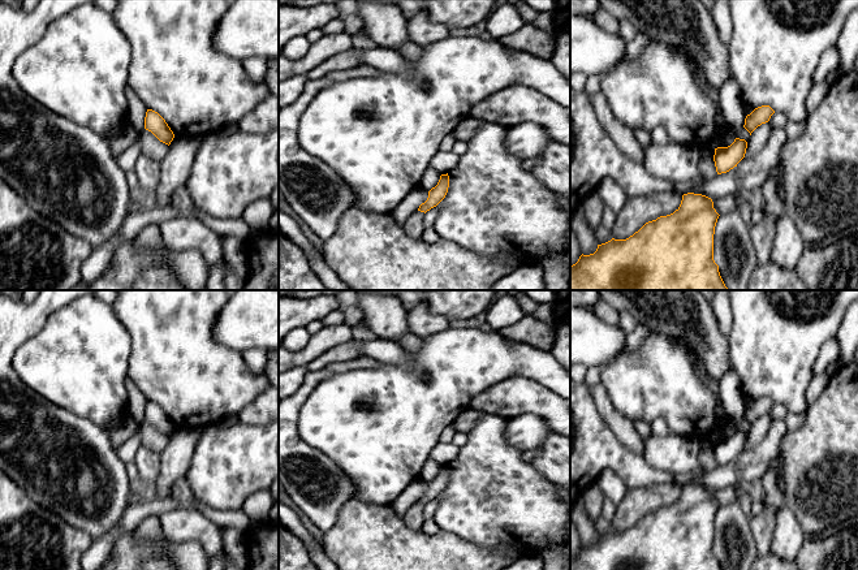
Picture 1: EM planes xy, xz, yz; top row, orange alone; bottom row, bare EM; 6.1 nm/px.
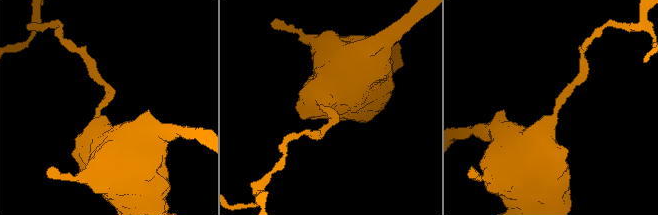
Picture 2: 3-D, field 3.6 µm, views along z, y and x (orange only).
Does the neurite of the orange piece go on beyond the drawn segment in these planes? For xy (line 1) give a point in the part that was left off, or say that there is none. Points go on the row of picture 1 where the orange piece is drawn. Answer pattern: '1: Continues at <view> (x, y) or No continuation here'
1: No continuation here

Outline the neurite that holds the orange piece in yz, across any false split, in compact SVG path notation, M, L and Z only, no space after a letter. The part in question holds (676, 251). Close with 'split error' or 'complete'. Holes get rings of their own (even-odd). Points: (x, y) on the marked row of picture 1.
M694 193L684 194L673 213L646 223L626 239L612 238L598 245L594 254L582 254L578 262L570 265L570 290L728 290L713 260L713 234L719 216L711 198Z | complete

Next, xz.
M441 174L437 185L428 191L428 198L418 208L421 212L427 212L436 207L447 195L449 187L449 176Z | complete

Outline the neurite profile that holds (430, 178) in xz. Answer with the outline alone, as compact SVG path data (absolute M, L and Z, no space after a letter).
M428 165L419 181L419 187L426 191L430 191L432 187L437 185L440 176L441 174L436 169Z

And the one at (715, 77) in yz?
M598 0L617 21L630 21L654 42L685 49L715 88L734 79L729 49L721 42L711 10L700 0Z

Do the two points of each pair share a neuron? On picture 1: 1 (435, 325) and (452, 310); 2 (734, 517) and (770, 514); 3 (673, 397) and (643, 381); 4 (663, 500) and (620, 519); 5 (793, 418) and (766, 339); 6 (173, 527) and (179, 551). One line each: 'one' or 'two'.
1: two
2: two
3: one
4: one
5: two
6: two

